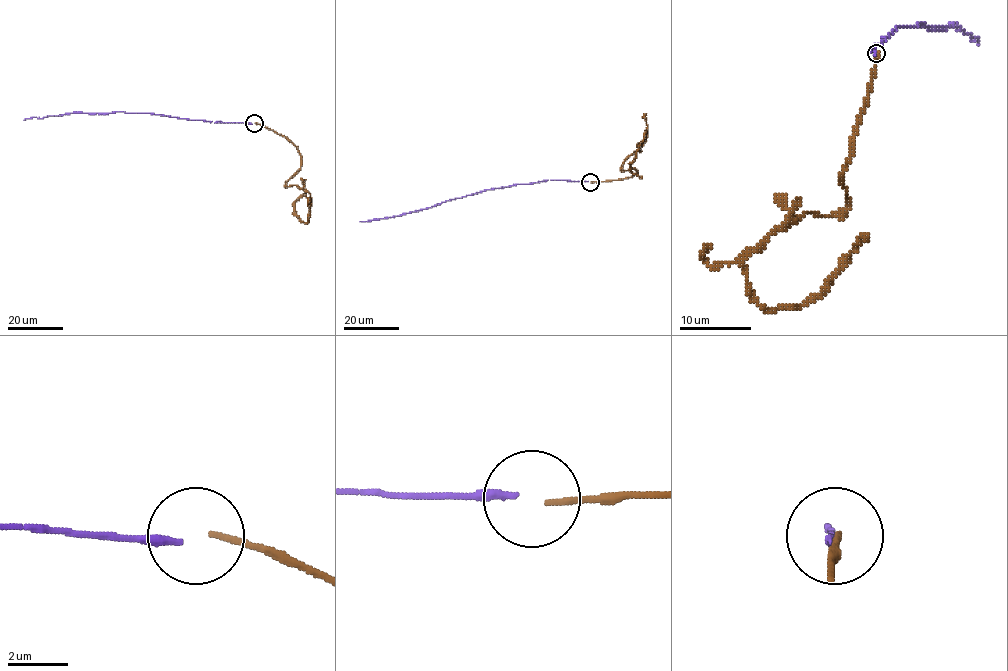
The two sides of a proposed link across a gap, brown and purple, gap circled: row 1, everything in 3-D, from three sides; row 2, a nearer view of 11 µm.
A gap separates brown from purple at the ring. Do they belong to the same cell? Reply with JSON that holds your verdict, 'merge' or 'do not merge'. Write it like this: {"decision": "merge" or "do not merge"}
{"decision": "do not merge"}

